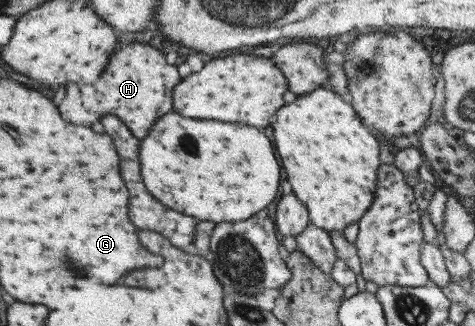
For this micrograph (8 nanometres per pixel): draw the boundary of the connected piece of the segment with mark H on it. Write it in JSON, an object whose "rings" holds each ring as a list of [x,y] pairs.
{"rings":[[[141,43],[119,47],[111,55],[105,73],[97,79],[97,83],[93,83],[95,93],[73,93],[73,97],[65,97],[65,101],[59,105],[59,111],[65,121],[75,125],[91,125],[99,121],[99,117],[111,113],[117,115],[137,139],[143,139],[155,121],[172,109],[171,91],[179,79],[177,67],[169,65],[161,51]]]}

